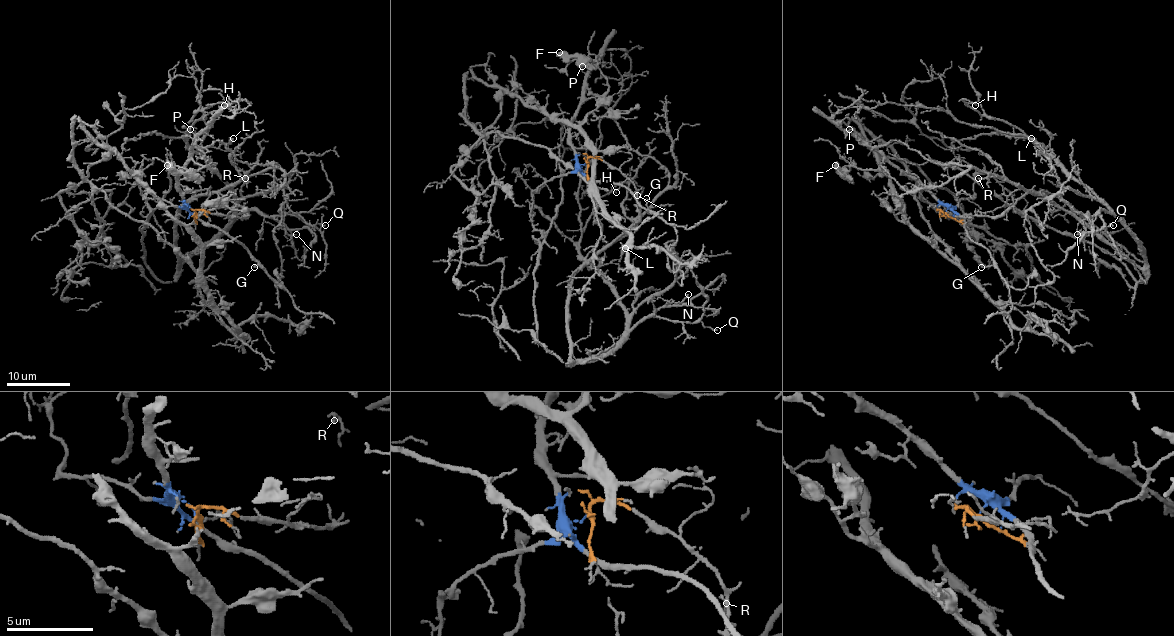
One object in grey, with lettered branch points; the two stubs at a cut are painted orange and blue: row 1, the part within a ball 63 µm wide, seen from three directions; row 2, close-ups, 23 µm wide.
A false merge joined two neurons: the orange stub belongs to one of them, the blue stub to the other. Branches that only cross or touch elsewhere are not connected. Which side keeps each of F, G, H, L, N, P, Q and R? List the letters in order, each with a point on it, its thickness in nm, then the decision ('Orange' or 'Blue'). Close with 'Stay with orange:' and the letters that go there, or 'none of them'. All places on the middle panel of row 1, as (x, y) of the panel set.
F: Place: (559, 52). Thickness 600 nm. Blue
G: Place: (646, 198). Thickness 130 nm. Blue
H: Place: (616, 192). Thickness 110 nm. Orange
L: Place: (625, 248). Thickness 360 nm. Orange
N: Place: (688, 294). Thickness 110 nm. Orange
P: Place: (582, 66). Thickness 110 nm. Blue
Q: Place: (717, 330). Thickness 110 nm. Orange
R: Place: (637, 195). Thickness 140 nm. Orange
Stay with orange: H, L, N, Q, R

